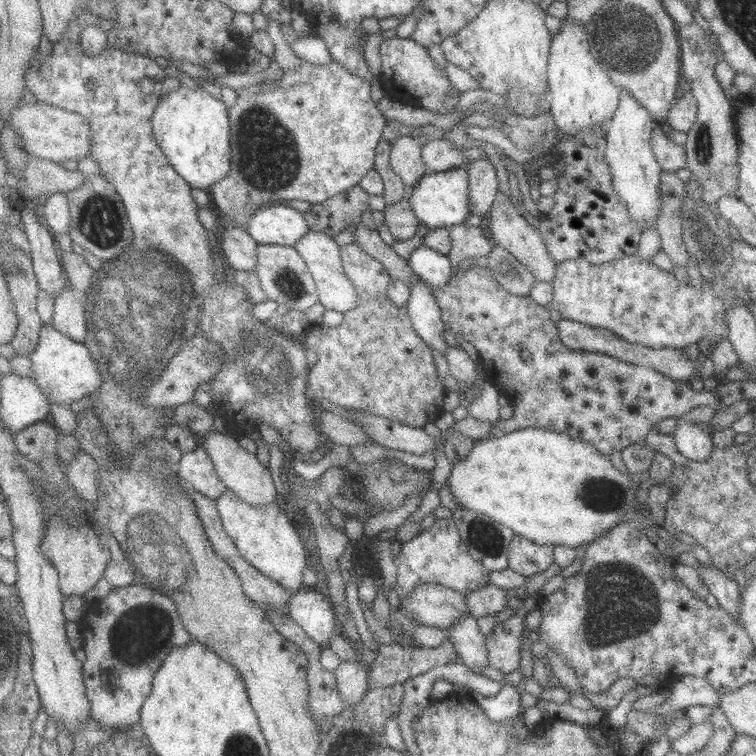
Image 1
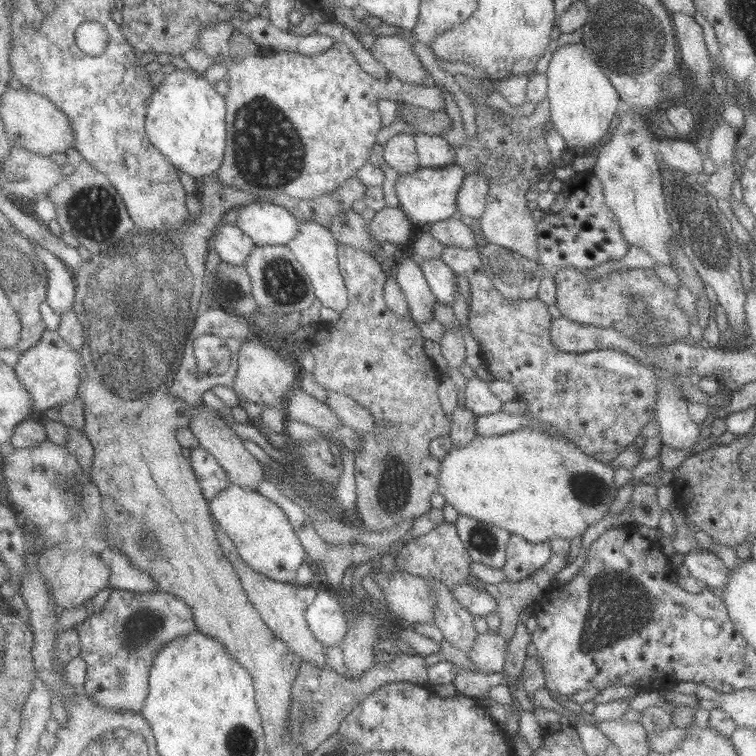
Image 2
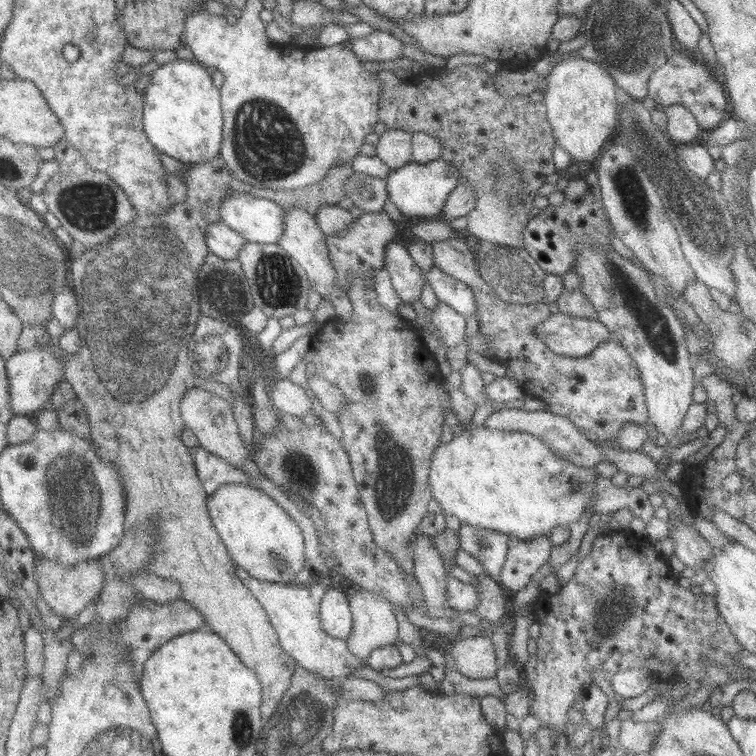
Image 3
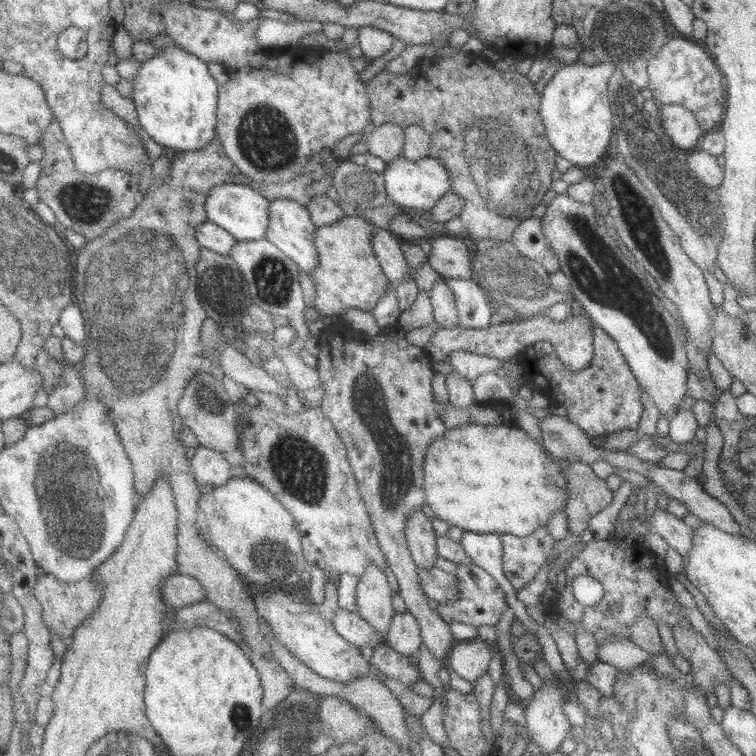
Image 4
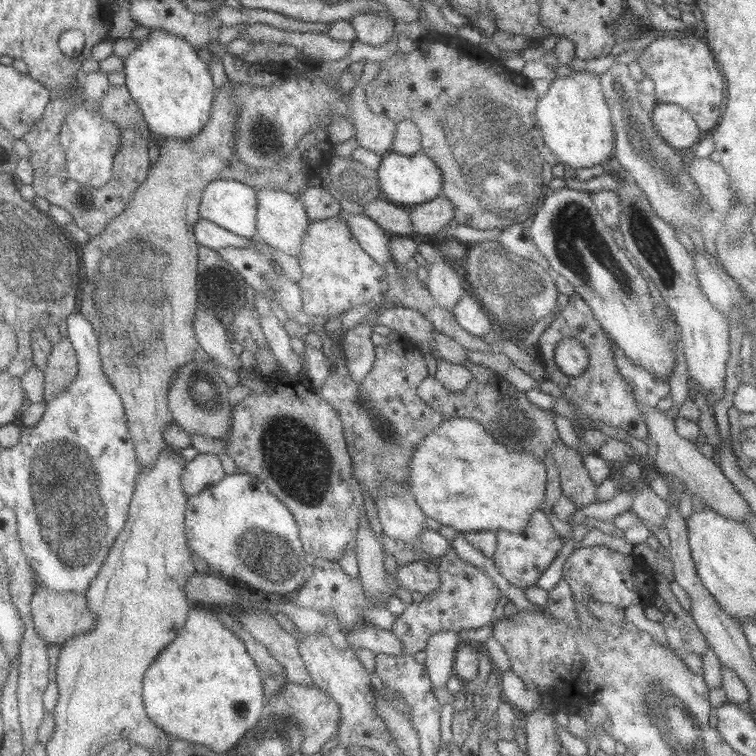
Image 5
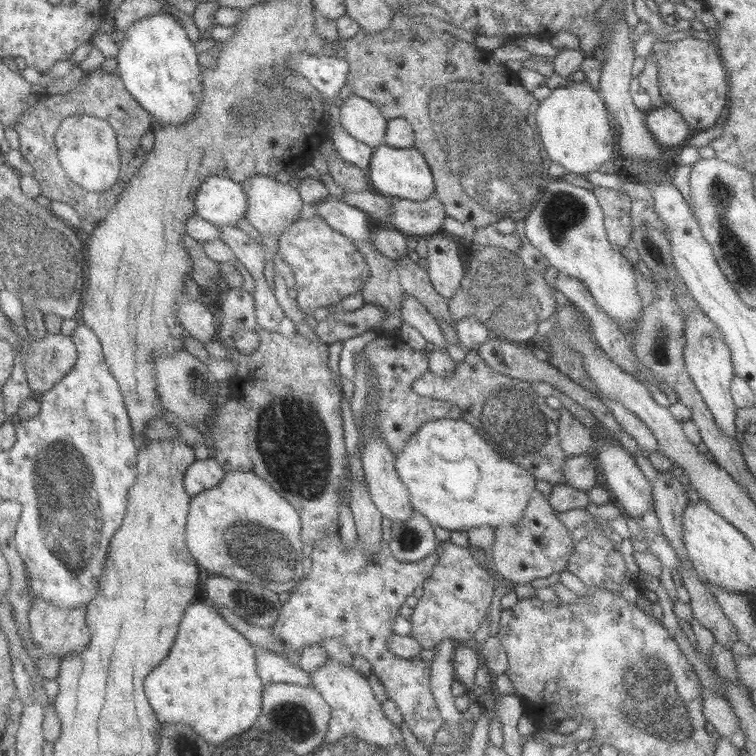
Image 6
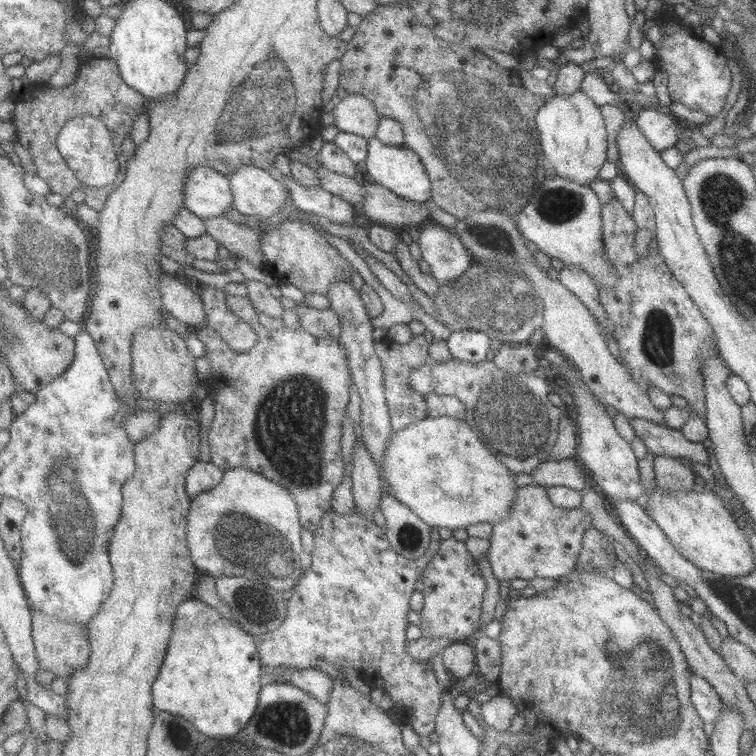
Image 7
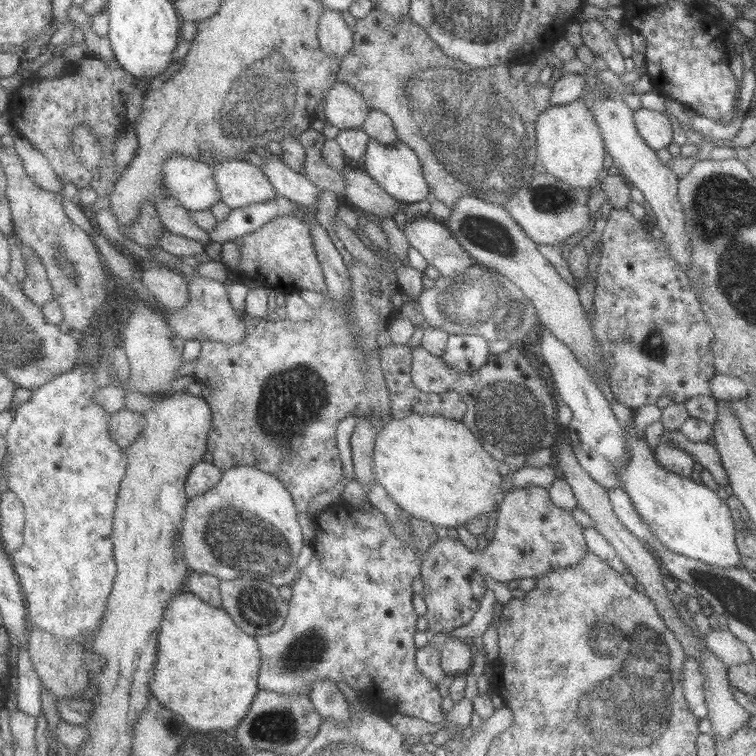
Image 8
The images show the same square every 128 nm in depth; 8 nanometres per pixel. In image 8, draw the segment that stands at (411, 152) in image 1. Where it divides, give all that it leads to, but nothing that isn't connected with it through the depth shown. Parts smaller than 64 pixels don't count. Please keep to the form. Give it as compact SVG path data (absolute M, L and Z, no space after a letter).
M340 80L328 91L326 99L327 118L342 130L364 128L372 114L371 104L364 94Z

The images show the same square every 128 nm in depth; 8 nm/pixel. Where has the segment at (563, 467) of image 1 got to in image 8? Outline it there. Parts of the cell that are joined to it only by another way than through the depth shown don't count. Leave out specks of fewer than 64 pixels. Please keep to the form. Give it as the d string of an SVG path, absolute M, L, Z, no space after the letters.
M424 414L392 420L379 433L376 476L406 512L447 529L496 509L504 483L498 461L463 421Z

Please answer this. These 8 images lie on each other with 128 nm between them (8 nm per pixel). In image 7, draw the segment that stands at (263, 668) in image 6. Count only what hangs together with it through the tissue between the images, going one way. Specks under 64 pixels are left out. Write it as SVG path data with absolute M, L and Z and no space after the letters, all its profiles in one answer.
M308 668L306 670L286 670L286 672L278 673L284 673L282 677L286 679L286 682L292 682L296 686L311 692L320 702L324 702L324 704L330 702L330 696L332 696L332 690L334 689L334 678L330 676L330 673L314 668Z

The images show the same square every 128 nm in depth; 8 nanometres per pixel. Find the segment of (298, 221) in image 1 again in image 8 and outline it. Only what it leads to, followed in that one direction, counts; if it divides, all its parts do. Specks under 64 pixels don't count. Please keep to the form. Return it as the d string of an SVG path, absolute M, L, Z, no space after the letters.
M182 155L172 157L164 171L164 184L170 197L178 199L190 211L212 210L212 207L224 200L224 194L220 192L220 182L216 180L216 168L200 159Z

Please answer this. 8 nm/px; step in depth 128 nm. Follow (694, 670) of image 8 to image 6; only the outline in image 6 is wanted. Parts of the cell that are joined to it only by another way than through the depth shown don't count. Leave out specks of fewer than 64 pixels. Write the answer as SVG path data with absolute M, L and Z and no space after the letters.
M706 687L702 689L702 698L704 698L704 716L707 722L714 726L715 734L728 738L739 750L743 751L746 738L742 732L742 722L734 714L732 706L720 694Z

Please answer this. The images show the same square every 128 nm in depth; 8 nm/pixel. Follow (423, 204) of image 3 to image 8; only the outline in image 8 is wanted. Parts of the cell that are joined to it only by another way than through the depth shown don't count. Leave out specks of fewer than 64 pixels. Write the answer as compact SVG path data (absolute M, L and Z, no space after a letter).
M371 139L368 154L365 156L365 167L394 198L406 204L433 198L433 190L428 182L422 159L407 142L400 140L384 144L378 139Z

